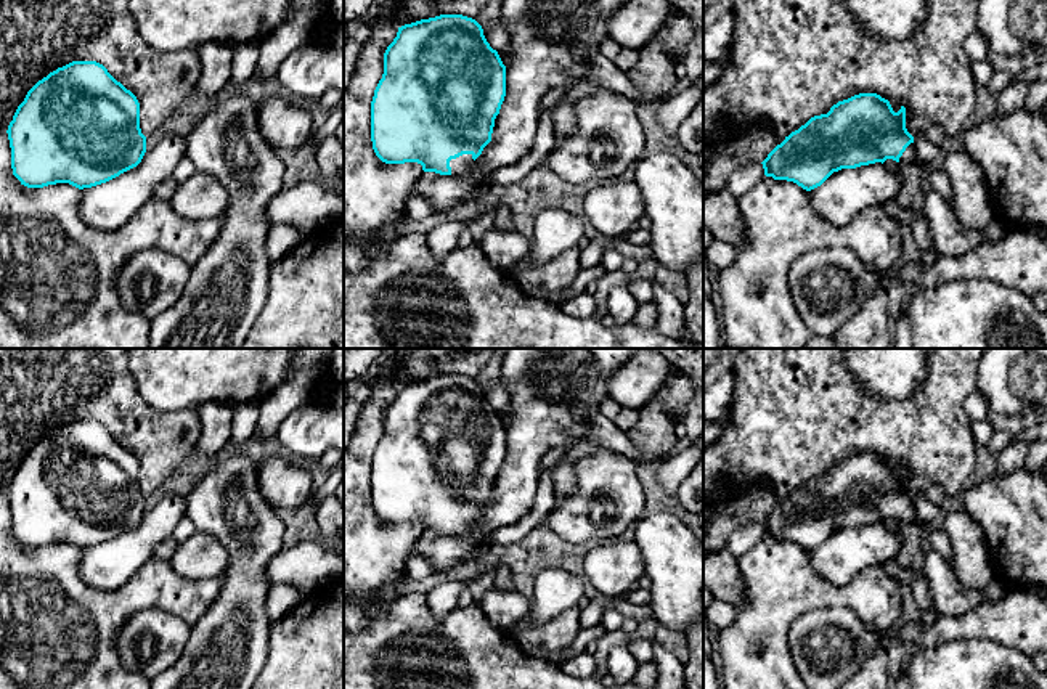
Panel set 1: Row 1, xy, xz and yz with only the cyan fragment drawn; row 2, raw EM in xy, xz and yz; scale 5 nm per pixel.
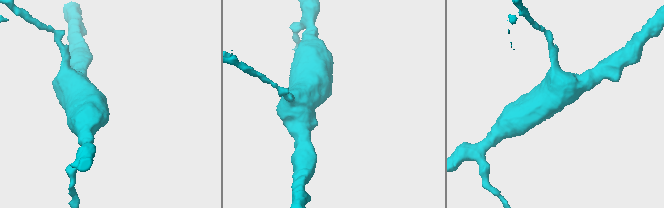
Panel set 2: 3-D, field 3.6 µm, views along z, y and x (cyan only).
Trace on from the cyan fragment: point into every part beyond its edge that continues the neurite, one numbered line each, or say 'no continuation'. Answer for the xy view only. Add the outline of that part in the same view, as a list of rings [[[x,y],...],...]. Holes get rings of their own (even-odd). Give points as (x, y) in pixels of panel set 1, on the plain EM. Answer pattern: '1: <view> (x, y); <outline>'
no continuation

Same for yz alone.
1: yz (938, 538); [[[911,503],[902,516],[899,517],[899,525],[906,524],[919,524],[917,519],[917,506]],[[936,524],[931,525],[922,525],[928,532],[928,540],[931,544],[931,549],[936,551],[947,564],[951,564],[952,559],[952,549],[947,533],[943,530],[943,527],[938,527]]]

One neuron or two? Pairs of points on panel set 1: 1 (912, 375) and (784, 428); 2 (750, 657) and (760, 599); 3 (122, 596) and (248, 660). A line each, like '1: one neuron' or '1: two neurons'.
1: two neurons
2: one neuron
3: two neurons

